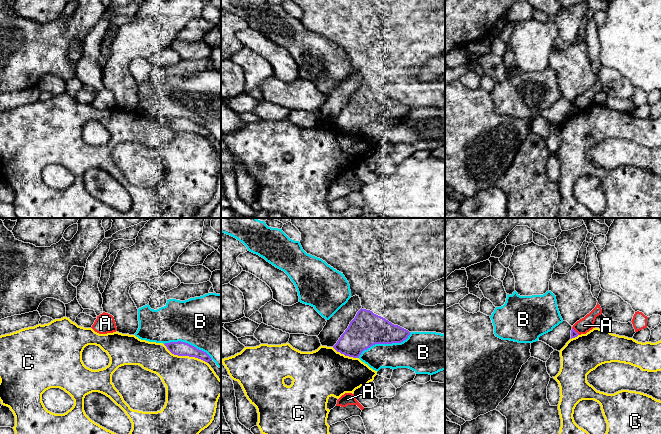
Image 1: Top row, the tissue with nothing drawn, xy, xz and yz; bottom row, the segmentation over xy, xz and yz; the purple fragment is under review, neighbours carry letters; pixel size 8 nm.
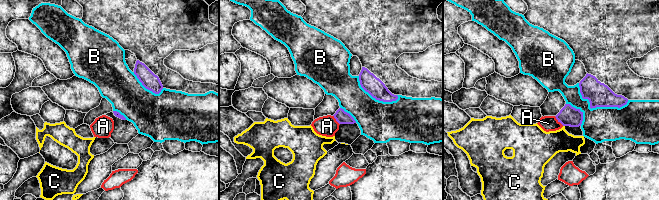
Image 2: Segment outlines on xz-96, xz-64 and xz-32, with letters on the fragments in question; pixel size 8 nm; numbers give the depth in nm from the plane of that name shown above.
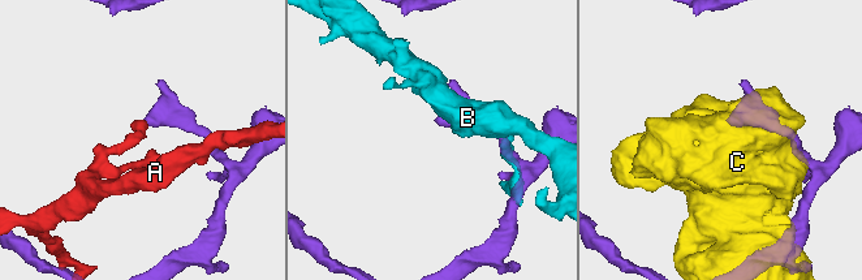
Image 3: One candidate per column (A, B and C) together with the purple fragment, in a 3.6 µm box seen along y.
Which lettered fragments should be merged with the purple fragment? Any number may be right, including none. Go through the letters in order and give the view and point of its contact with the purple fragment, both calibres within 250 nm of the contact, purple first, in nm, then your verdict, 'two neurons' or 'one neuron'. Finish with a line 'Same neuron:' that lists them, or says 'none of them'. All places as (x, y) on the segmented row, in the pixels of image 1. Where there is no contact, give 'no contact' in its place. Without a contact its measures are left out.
A: meets purple in yz at (575, 331); 50 nm thick on the purple side, 120 nm on the other; two neurons
B: meets purple in xz at (384, 343); 280 nm thick on the purple side, 260 nm on the other; two neurons
C: meets purple in xy at (185, 355); 120 nm thick on the purple side, 420 nm on the other; two neurons
Same neuron: none of them

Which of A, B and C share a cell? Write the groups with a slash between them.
A / B / C

